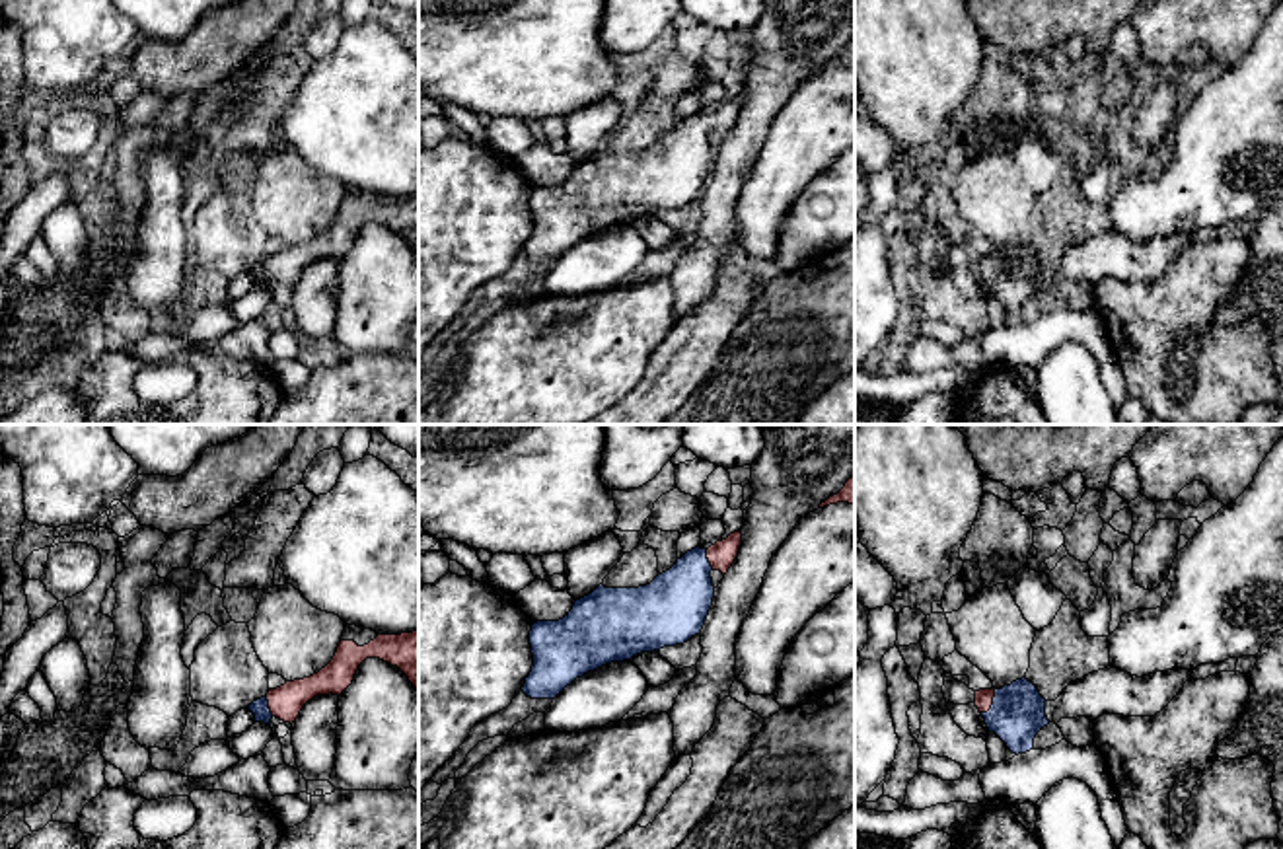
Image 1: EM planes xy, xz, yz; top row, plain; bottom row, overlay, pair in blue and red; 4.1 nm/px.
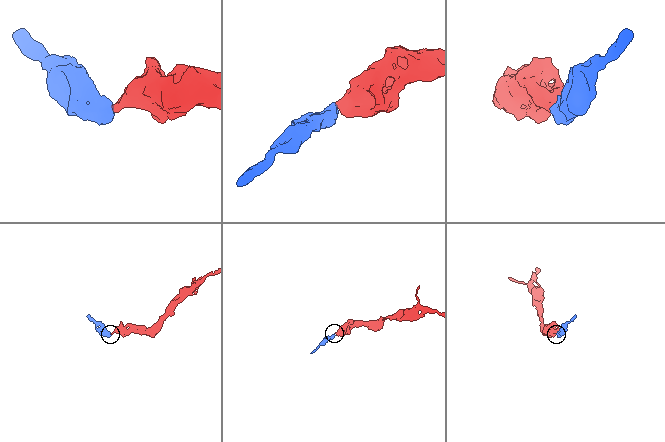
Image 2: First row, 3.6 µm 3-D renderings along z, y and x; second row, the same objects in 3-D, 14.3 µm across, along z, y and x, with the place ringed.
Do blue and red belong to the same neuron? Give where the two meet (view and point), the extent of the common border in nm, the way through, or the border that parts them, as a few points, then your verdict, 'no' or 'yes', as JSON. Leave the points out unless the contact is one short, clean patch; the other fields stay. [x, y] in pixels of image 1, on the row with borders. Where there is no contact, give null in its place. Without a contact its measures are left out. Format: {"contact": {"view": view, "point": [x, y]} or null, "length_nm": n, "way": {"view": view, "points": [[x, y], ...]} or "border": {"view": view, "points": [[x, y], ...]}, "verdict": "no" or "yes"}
{"contact": {"view": "yz", "point": [993, 703]}, "length_nm": 120, "way": {"view": "yz", "points": [[1017, 715], [993, 703], [984, 698]]}, "verdict": "yes"}

